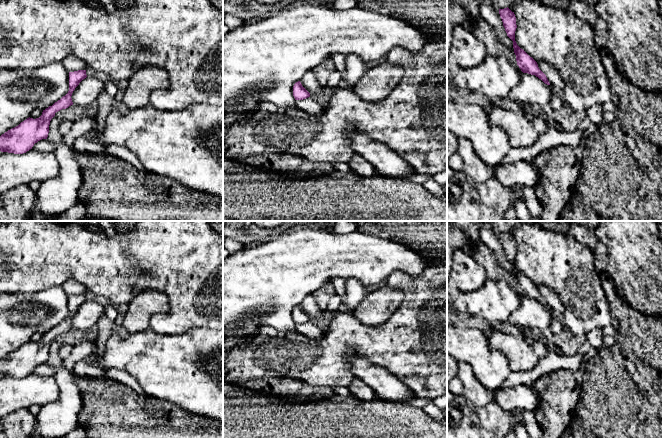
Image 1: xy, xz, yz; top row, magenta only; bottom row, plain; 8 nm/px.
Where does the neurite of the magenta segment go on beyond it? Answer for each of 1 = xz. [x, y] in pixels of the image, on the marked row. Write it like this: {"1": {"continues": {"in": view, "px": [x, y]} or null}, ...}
{"1": {"continues": null}}

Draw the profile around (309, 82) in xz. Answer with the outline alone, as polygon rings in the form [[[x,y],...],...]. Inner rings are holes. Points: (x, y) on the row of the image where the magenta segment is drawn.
[[[313,70],[307,71],[299,81],[301,82],[302,86],[310,93],[311,97],[321,94],[325,94],[327,96],[324,87],[318,83]]]

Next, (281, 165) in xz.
[[[260,153],[254,155],[224,155],[260,171],[274,171],[289,178],[306,179],[330,176],[335,170],[330,163],[313,162],[304,157],[289,153]]]

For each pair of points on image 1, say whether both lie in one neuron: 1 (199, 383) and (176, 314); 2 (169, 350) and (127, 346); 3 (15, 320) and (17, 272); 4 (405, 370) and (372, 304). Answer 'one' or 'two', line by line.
1: two
2: one
3: two
4: two

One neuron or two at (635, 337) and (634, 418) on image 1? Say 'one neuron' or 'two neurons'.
one neuron

